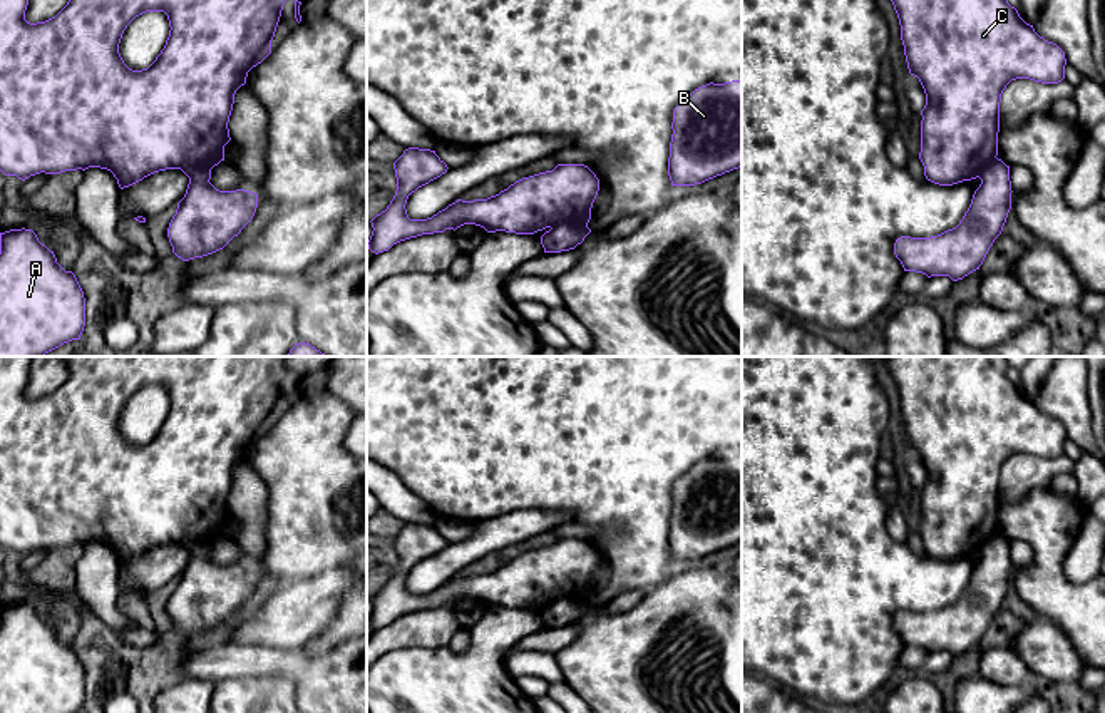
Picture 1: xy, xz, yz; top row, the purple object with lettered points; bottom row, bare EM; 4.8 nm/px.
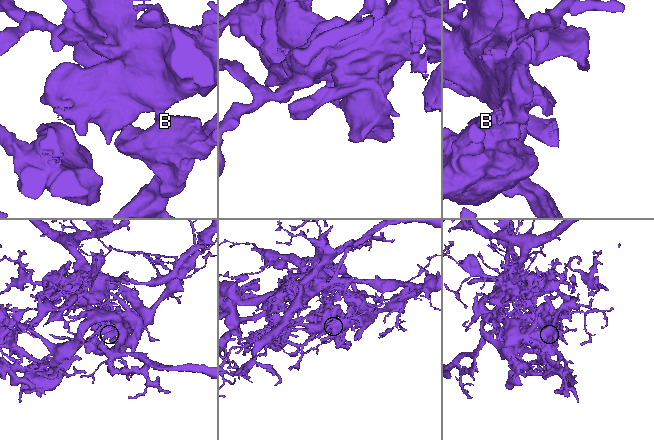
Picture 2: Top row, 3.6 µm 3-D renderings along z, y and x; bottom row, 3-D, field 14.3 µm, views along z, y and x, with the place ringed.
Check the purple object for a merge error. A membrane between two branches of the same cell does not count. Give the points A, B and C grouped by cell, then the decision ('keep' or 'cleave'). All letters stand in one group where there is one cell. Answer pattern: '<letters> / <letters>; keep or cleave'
A C / B; cleave

